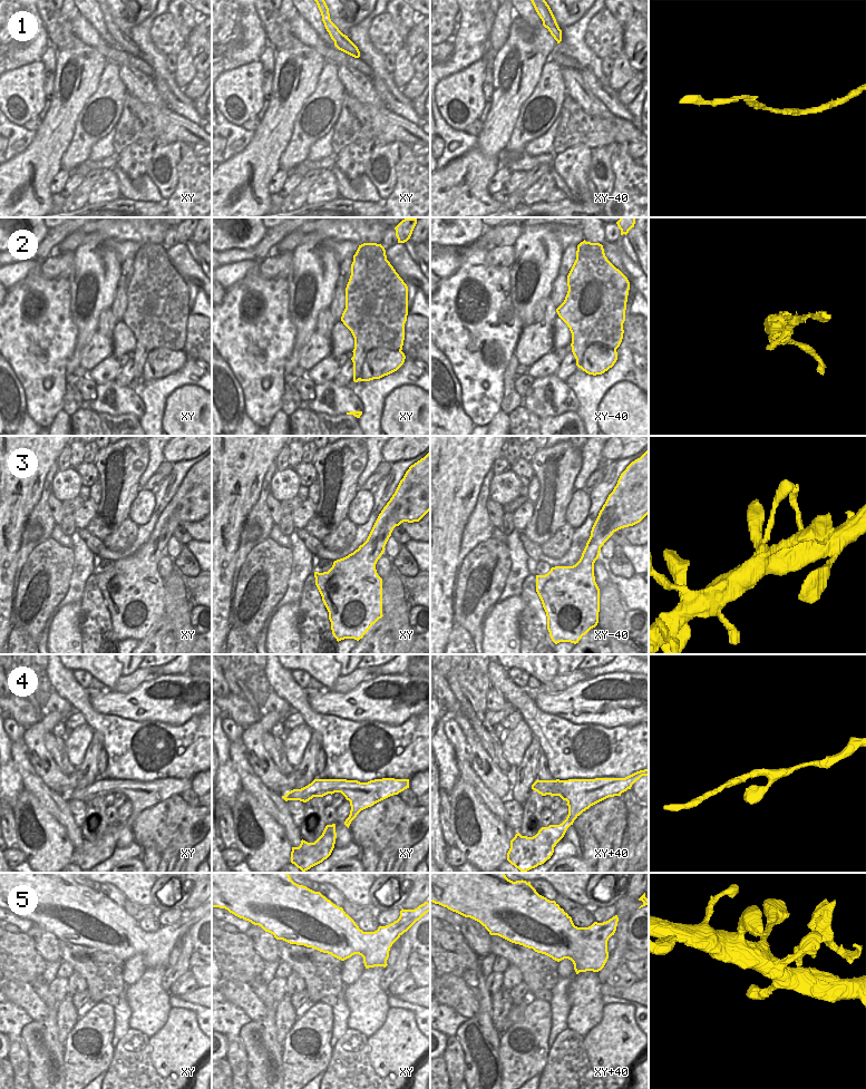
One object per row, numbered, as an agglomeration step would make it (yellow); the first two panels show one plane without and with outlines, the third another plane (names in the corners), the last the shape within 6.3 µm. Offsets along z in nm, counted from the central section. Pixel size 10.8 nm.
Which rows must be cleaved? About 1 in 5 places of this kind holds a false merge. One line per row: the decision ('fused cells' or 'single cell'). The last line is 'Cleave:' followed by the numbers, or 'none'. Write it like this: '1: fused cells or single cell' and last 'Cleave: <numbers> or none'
1: single cell
2: fused cells
3: single cell
4: single cell
5: single cell
Cleave: 2

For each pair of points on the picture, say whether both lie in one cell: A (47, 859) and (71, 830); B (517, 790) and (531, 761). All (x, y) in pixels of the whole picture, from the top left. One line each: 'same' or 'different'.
A: different
B: same

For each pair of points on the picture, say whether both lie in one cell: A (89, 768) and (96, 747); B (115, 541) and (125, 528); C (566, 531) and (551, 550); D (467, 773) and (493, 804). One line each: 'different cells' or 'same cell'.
A: same cell
B: same cell
C: same cell
D: same cell

